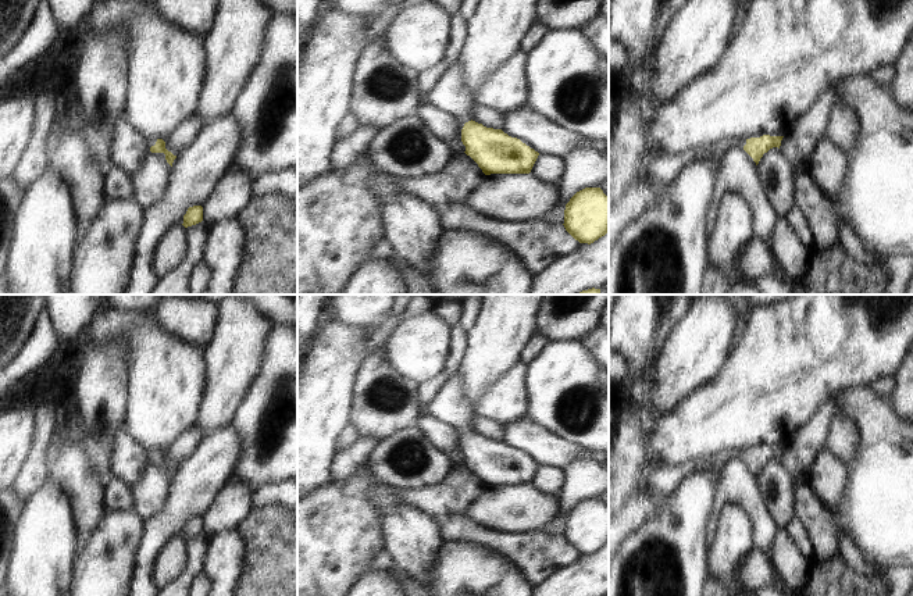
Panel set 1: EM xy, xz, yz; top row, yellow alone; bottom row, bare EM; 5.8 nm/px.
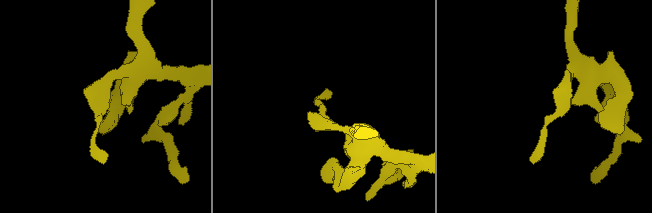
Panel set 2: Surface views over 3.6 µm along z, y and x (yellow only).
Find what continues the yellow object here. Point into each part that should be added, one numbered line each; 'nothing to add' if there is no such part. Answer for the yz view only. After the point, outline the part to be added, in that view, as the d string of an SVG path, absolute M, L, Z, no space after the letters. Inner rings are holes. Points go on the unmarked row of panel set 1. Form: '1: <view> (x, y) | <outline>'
1: yz (667, 479) | M727 449L713 456L705 456L695 460L688 460L675 467L650 468L645 464L641 481L648 482L657 488L661 493L674 495L682 488L692 477L709 474L718 477L727 464L732 460L743 460L746 452Z

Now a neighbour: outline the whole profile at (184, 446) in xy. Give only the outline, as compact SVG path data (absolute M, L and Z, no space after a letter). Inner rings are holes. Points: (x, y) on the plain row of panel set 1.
M192 428L182 433L181 438L164 452L165 460L178 468L192 454L199 443L200 438Z

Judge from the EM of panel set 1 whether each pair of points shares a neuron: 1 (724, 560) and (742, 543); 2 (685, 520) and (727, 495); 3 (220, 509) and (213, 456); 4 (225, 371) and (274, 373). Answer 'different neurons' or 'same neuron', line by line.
1: same neuron
2: different neurons
3: different neurons
4: different neurons

